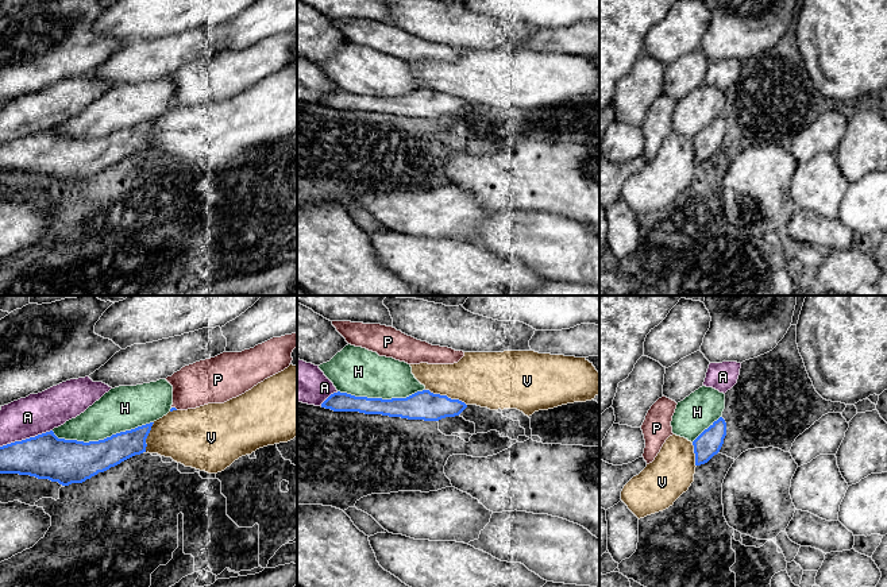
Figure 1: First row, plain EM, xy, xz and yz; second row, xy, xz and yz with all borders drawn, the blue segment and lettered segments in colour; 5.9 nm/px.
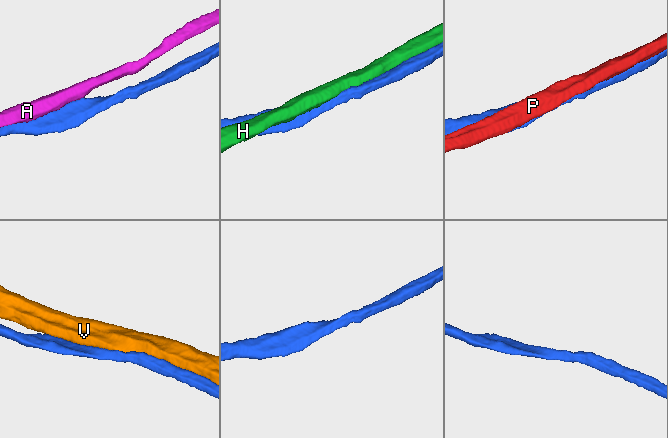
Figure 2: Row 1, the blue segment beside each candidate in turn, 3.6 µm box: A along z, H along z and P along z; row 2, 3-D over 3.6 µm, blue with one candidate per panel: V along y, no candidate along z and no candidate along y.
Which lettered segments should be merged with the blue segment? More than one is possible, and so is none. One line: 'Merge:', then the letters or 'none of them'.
Merge: none of them

